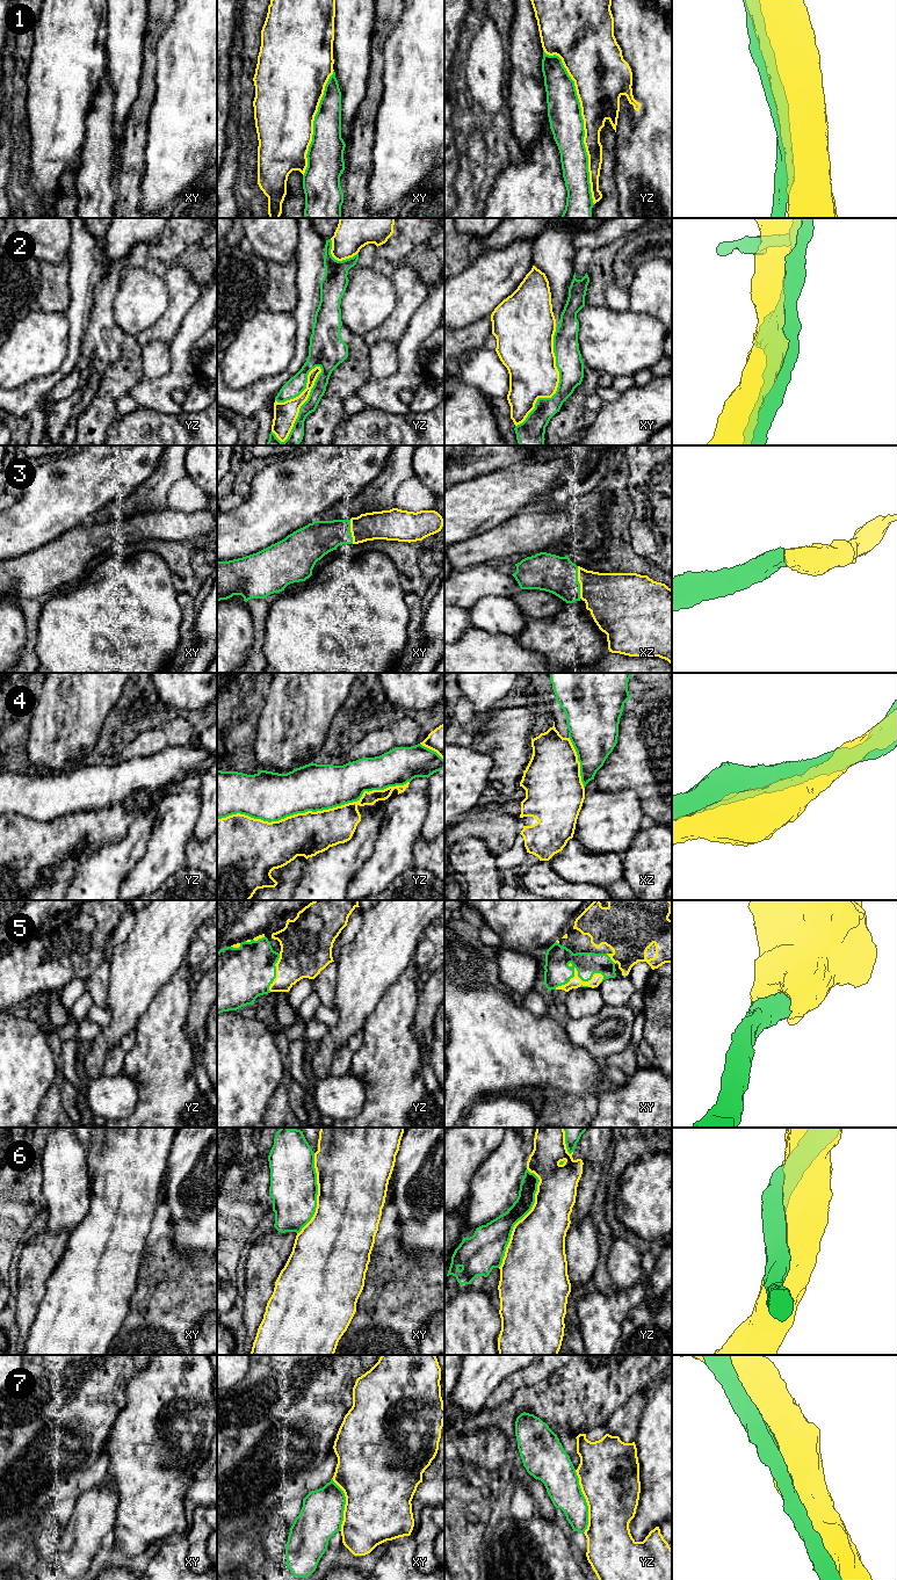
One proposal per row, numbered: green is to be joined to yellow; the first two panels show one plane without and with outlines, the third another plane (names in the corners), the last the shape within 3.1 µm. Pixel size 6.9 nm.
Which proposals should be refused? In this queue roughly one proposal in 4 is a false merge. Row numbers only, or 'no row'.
1, 6

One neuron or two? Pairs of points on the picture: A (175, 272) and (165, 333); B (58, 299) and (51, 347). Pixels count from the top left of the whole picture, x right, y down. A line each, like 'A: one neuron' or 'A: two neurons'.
A: one neuron
B: two neurons

